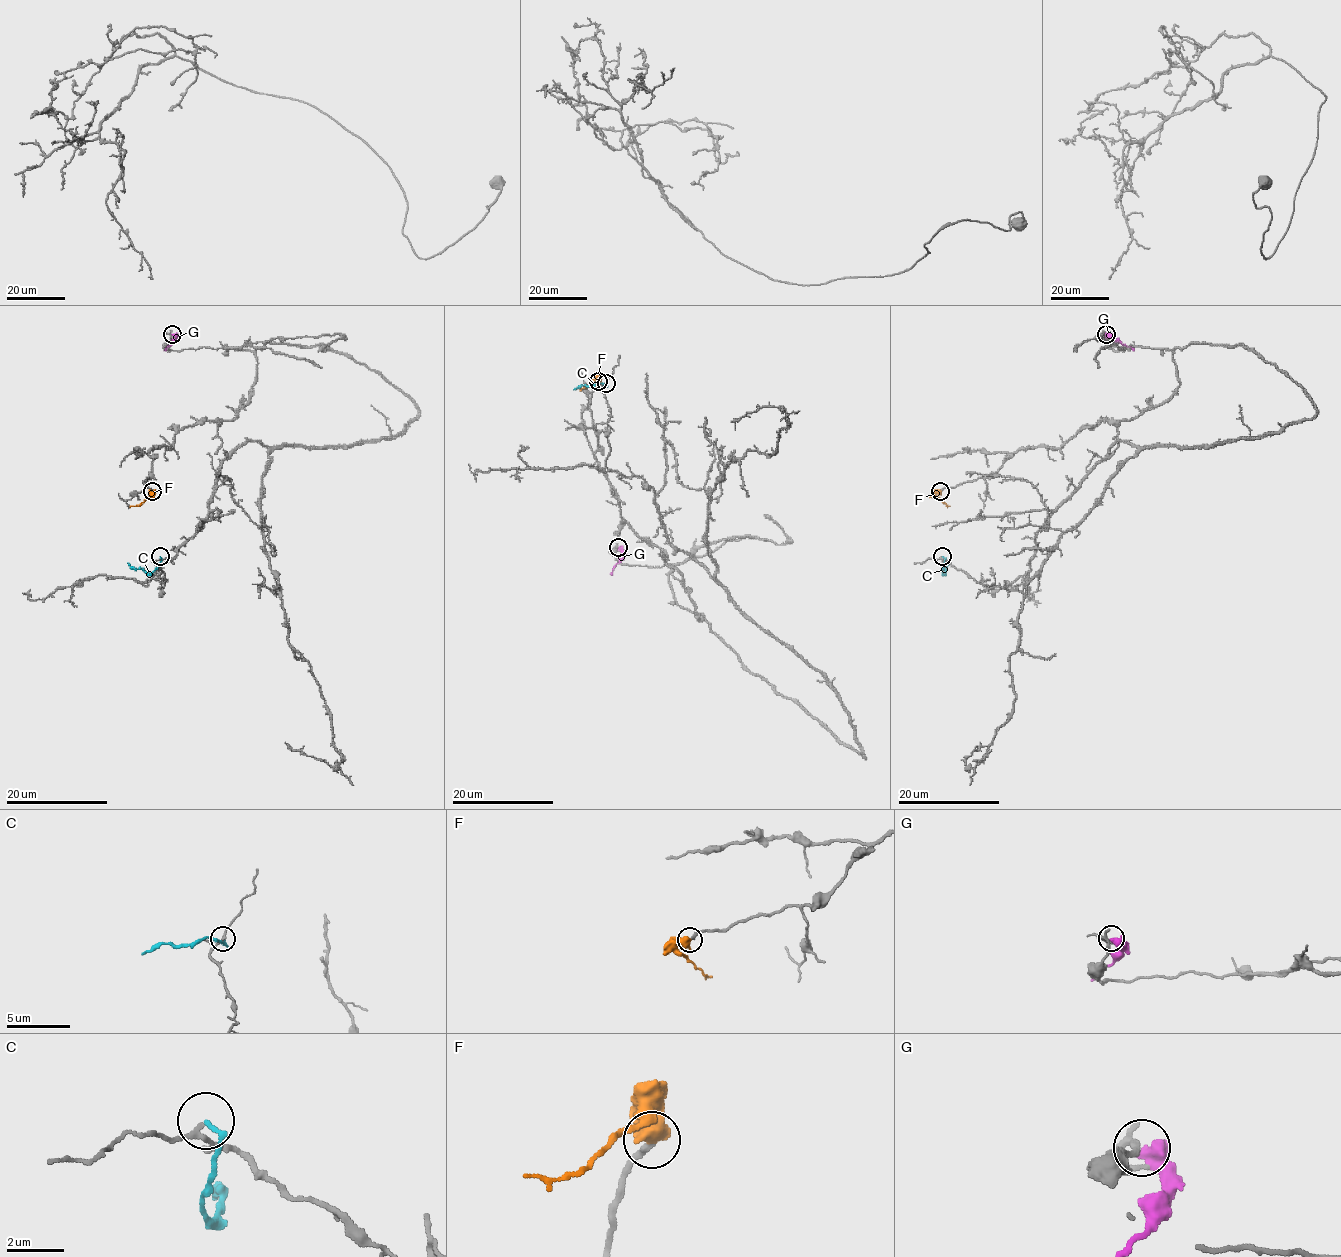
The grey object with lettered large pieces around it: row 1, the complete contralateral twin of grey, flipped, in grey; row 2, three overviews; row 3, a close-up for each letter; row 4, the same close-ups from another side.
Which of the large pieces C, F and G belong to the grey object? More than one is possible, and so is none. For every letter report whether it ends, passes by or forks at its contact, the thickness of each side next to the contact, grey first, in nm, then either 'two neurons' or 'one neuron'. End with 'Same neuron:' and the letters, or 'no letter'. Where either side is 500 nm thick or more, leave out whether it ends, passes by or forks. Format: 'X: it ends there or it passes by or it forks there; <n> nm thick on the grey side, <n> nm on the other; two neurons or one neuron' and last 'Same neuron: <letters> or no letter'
C: it ends there; 150 nm thick on the grey side, 150 nm on the other; one neuron
F: 240 nm thick on the grey side, 750 nm on the other; one neuron
G: 240 nm thick on the grey side, 550 nm on the other; two neurons
Same neuron: C, F

